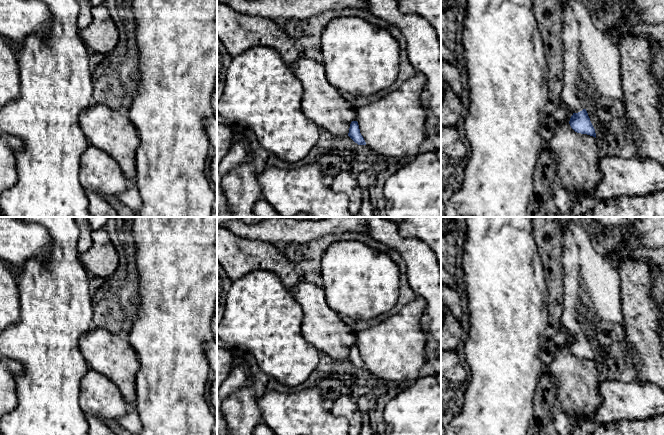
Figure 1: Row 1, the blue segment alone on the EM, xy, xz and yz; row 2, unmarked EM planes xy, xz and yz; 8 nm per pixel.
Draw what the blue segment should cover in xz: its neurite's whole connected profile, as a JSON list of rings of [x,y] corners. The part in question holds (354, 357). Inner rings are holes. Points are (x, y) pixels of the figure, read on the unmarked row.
[[[352,345],[349,352],[348,360],[358,369],[366,369],[363,360],[360,357],[359,349],[357,345]]]

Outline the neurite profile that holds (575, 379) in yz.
[[[557,347],[550,364],[550,375],[560,408],[573,427],[591,421],[601,405],[596,362],[575,356],[569,347]]]

